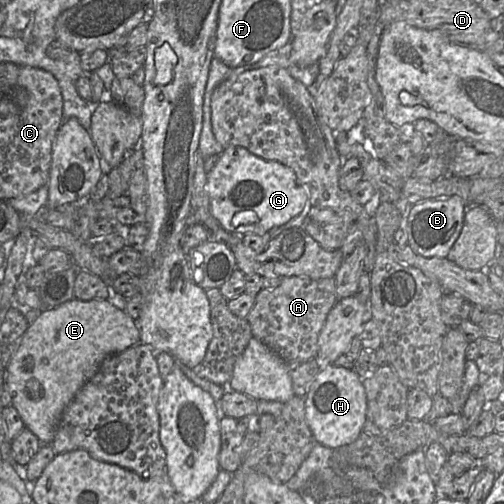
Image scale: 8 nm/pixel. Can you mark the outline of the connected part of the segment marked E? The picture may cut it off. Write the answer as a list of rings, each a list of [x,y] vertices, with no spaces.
[[[73,298],[55,308],[42,310],[29,325],[6,368],[11,404],[19,412],[24,425],[42,444],[50,444],[62,415],[80,389],[98,372],[102,362],[140,342],[137,320],[105,299],[82,301]]]

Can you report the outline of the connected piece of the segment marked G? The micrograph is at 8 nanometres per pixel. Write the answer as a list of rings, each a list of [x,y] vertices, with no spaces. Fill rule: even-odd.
[[[242,146],[225,148],[206,178],[206,191],[213,217],[226,231],[240,236],[245,233],[265,234],[300,214],[308,203],[308,192],[298,182],[291,168],[277,161],[260,158]],[[244,210],[254,211],[257,221],[235,227],[232,224],[233,215]]]

